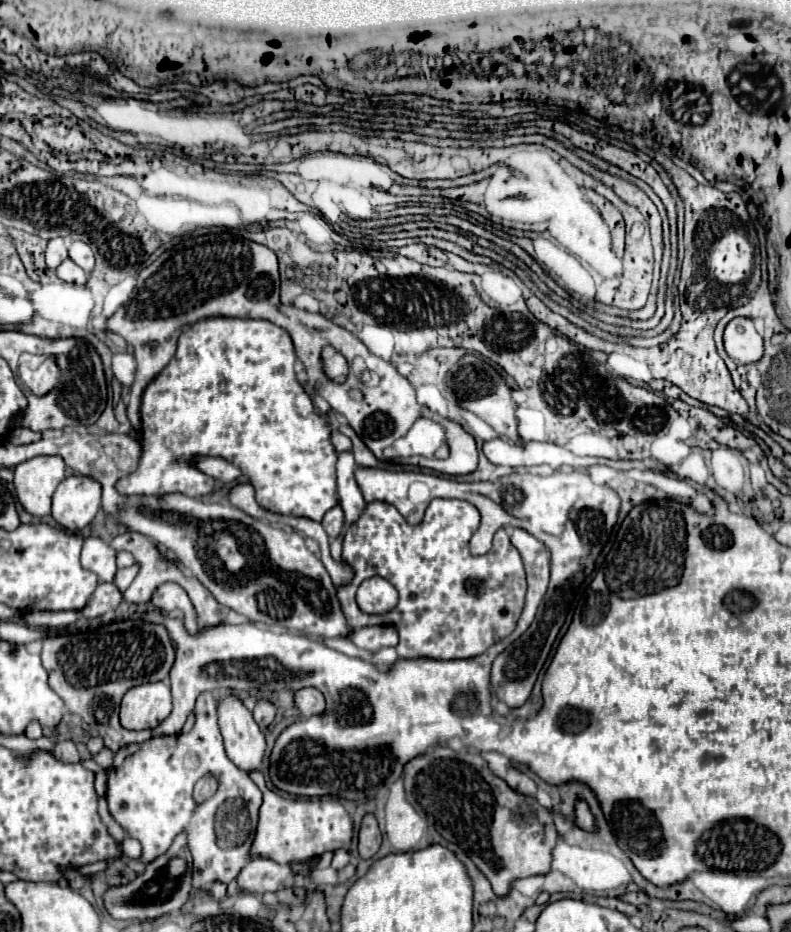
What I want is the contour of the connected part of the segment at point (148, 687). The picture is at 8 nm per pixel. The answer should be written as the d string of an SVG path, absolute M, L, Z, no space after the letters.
M144 683L126 691L120 707L120 723L126 729L154 729L172 711L170 685Z

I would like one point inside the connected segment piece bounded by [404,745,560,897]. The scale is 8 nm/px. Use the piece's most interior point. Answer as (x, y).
(509, 836)

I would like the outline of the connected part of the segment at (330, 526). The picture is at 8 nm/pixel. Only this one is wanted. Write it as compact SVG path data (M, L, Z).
M336 505L336 507L333 507L324 515L322 527L326 529L326 533L330 537L338 537L340 533L344 532L344 513L341 505Z

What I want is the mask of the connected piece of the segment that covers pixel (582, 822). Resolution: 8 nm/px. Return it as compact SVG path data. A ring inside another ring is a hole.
M576 799L574 807L576 807L574 809L574 825L584 829L584 831L596 831L598 829L596 827L596 819L594 819L588 803L584 799Z

